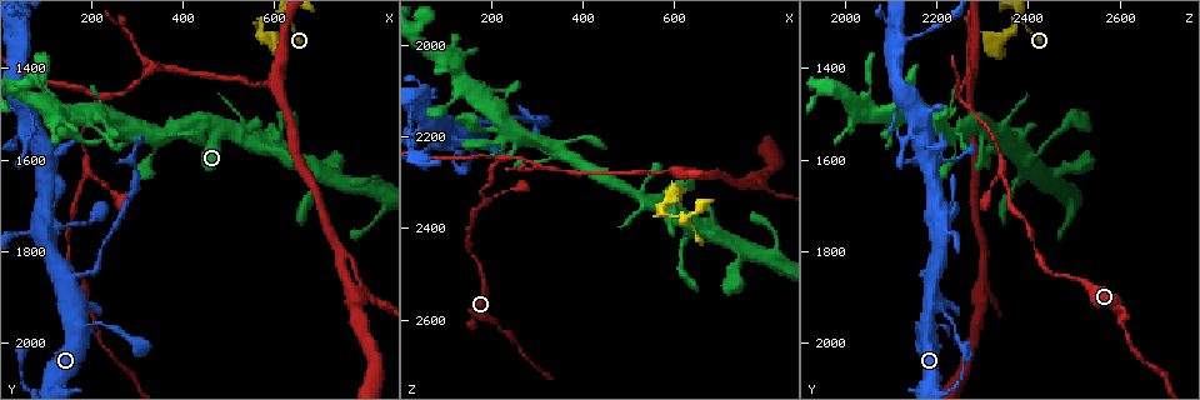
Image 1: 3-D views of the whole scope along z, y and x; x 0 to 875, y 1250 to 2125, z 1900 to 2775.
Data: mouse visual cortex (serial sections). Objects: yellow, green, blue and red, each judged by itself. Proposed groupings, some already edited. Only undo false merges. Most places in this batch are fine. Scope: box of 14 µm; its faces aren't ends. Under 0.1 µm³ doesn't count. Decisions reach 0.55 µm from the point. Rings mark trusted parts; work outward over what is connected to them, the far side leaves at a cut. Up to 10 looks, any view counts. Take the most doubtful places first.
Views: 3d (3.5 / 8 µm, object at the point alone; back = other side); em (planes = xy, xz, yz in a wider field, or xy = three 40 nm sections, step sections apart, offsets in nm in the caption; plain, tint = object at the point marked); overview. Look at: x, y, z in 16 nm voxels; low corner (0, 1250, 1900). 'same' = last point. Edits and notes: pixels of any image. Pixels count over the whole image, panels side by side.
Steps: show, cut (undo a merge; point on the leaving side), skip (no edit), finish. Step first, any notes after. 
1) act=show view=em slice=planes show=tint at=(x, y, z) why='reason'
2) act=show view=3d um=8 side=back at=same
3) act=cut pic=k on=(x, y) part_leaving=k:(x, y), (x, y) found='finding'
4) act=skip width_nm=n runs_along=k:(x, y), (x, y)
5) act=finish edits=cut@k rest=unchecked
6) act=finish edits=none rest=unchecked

act=show view=3d um=3.5 side=back at=(210, 1945, 2600) why='thick turns thin'

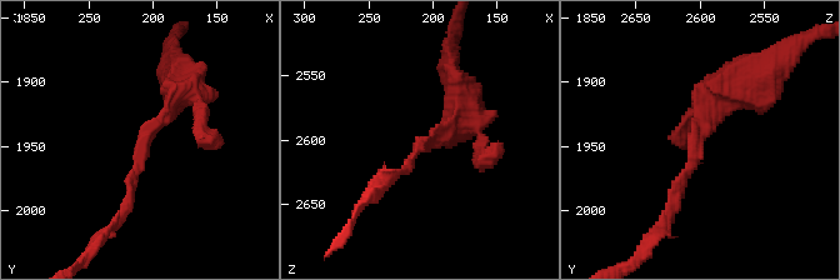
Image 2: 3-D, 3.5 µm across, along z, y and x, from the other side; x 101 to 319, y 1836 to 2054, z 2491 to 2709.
act=show view=em slice=xy step=5 show=tint at=(206, 1944, 2604) arm_widths_nm=150,350

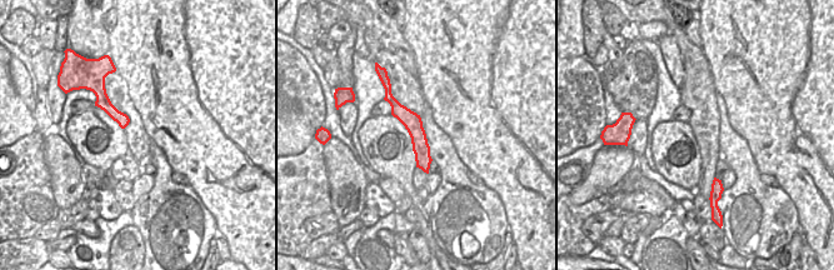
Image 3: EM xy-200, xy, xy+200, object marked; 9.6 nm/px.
act=show view=em slice=planes show=tint at=same

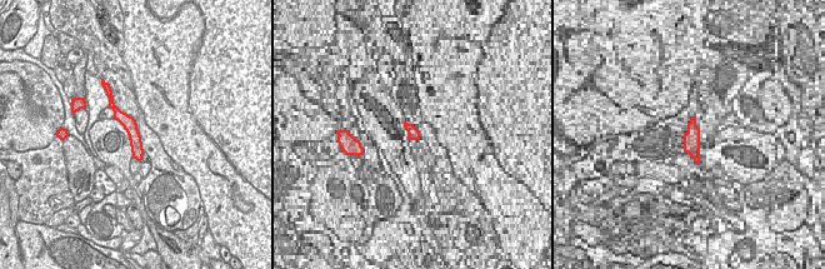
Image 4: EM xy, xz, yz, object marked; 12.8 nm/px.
act=skip width_nm=180 runs_along=2:(743, 81), (710, 96), (673, 211) found='all the same cell'

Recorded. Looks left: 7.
act=show view=3d um=3.5 at=(165, 1855, 2170) why='three-way junction'

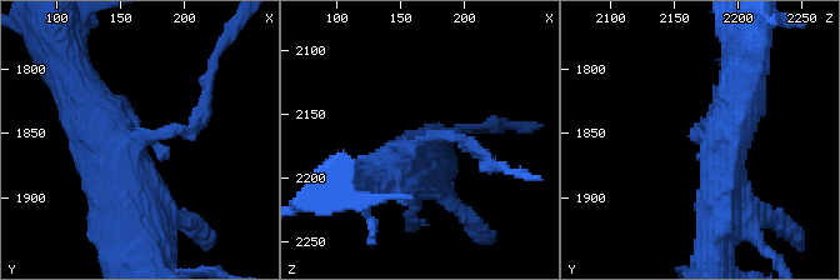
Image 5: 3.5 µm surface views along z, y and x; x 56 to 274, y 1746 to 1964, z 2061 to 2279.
act=show view=em slice=xy step=1 show=tint at=(162, 1856, 2176) arms=3 arm_widths_nm=150,500,600 why='need the tissue'

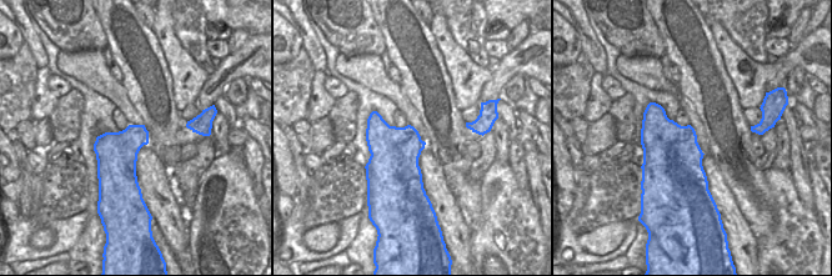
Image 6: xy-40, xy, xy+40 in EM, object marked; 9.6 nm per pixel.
act=skip found='continuous, no second cell'

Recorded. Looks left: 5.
act=show view=3d um=3.5 at=(80, 1765, 2225) why='small branch off a trunk'

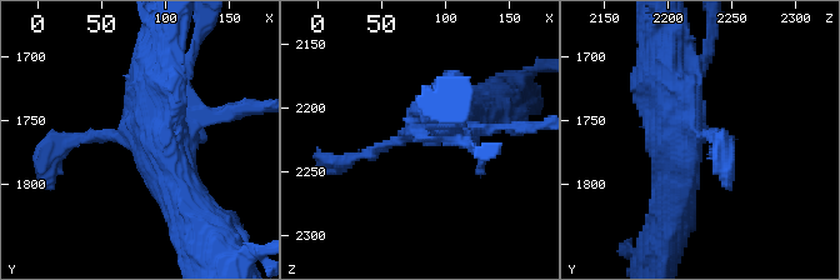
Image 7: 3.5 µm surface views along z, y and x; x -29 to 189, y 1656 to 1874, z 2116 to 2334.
act=show view=em slice=xy step=5 show=tint at=(82, 1762, 2220)

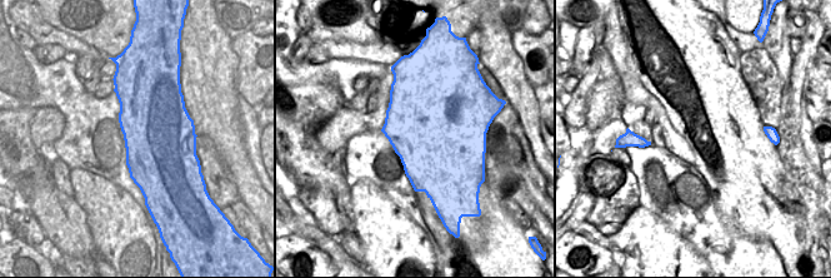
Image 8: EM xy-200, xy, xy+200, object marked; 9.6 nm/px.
act=show view=em slice=xy step=3 show=tint at=same

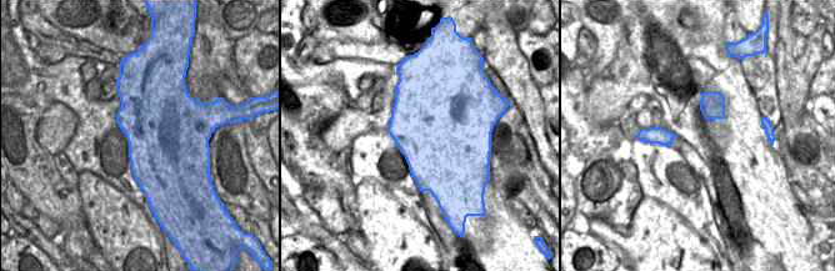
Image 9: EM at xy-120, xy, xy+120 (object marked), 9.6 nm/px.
act=skip width_nm=950 runs_along=7:(189, 204), (161, 150), (161, 46) found='continuous, no second cell'

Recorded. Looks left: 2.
act=show view=3d um=3.5 at=(180, 1865, 2510) why='calibre changes'

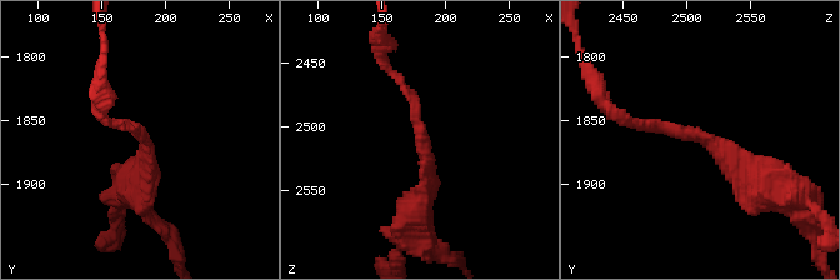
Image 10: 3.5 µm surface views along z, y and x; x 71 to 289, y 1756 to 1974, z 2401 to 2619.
act=show view=em slice=xy step=2 show=tint at=(186, 1864, 2514) arm_widths_nm=150,350

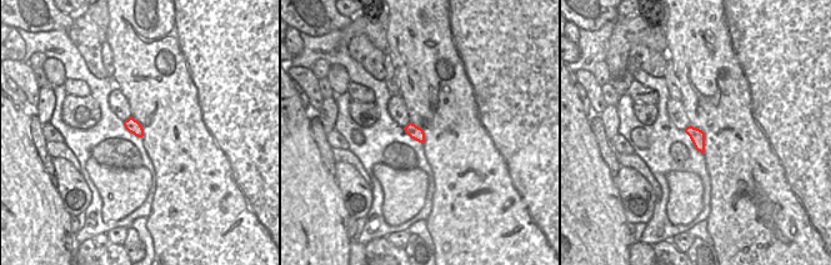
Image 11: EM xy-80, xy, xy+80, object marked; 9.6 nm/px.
act=skip runs_along=10:(765, 184), (698, 134), (634, 123) found='continuous, no second cell'

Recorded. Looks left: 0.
act=finish edits=none rest=unchecked

